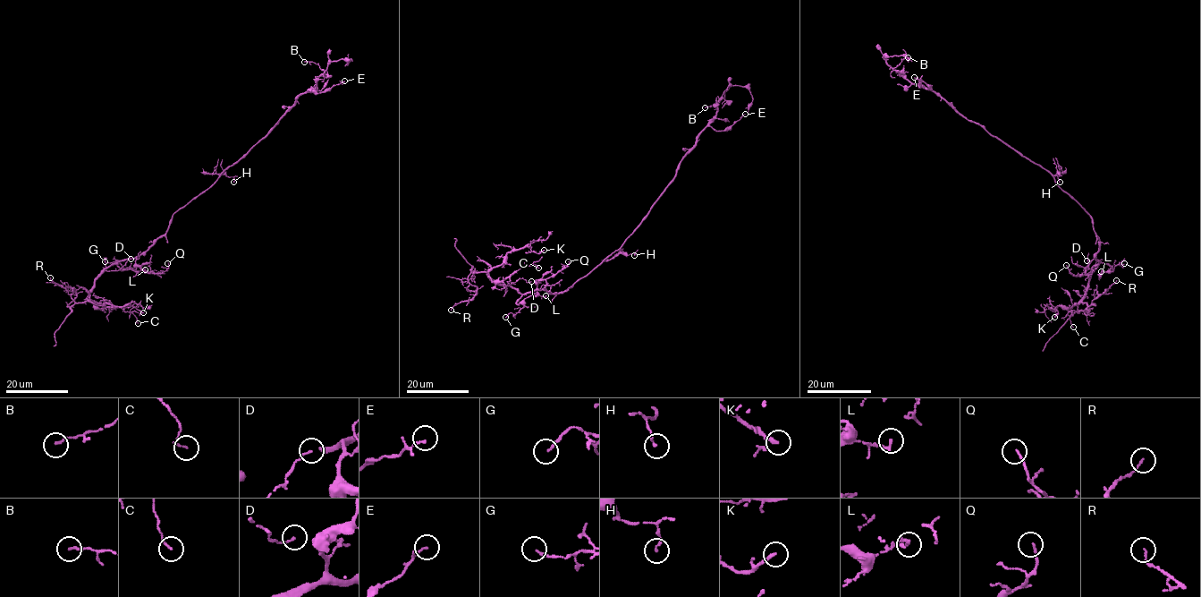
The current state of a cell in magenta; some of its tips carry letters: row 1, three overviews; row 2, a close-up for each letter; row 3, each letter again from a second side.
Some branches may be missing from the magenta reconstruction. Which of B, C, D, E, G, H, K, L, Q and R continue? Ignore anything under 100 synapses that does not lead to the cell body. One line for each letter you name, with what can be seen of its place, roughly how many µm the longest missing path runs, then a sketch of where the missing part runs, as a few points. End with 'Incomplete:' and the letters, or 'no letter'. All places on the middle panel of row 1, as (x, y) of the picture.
Incomplete: no letter

